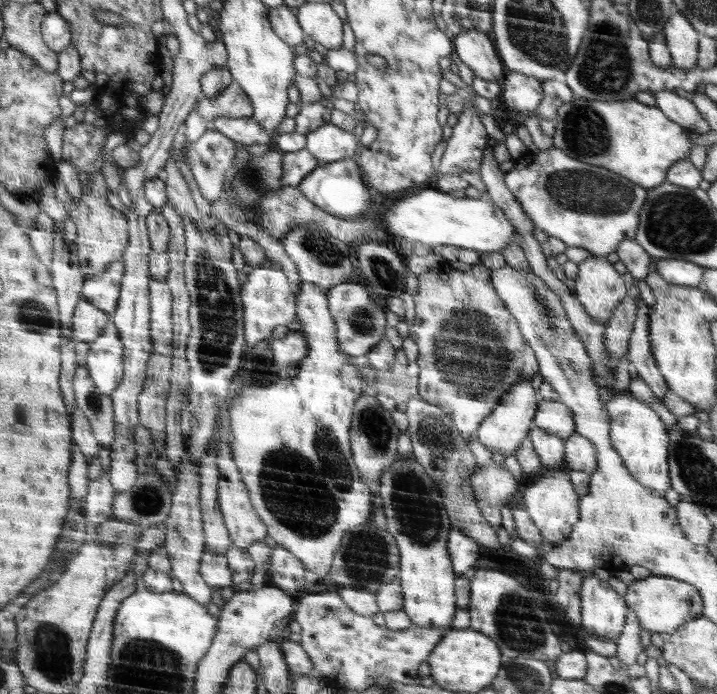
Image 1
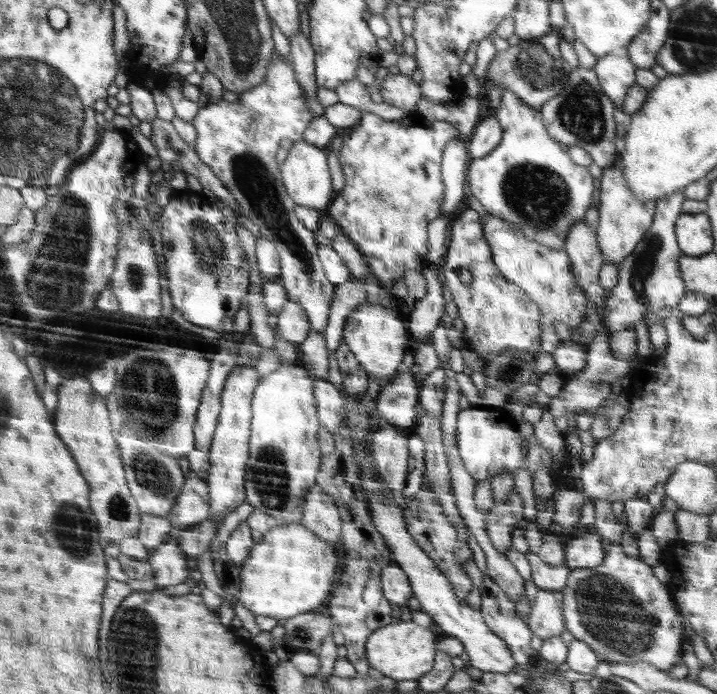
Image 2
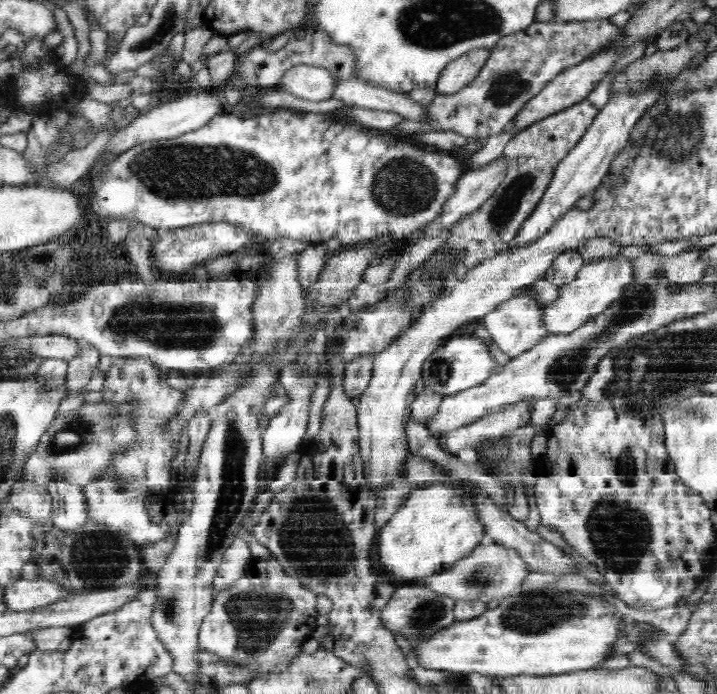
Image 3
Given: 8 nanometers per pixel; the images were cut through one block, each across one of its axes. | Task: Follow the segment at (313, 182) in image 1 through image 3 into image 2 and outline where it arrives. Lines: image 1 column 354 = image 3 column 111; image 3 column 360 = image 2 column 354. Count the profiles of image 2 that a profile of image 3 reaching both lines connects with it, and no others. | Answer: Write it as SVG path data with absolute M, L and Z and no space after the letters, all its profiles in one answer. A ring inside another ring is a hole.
M366 112L352 127L352 131L342 136L343 147L338 152L338 157L346 183L326 212L339 226L341 233L359 248L370 265L371 274L386 289L392 289L394 280L398 280L390 276L405 275L404 272L392 270L422 272L424 269L428 254L427 226L429 222L441 216L444 190L442 158L447 157L444 156L446 148L456 144L460 135L459 128L446 122L444 118L436 122L414 113L409 118L386 120Z

